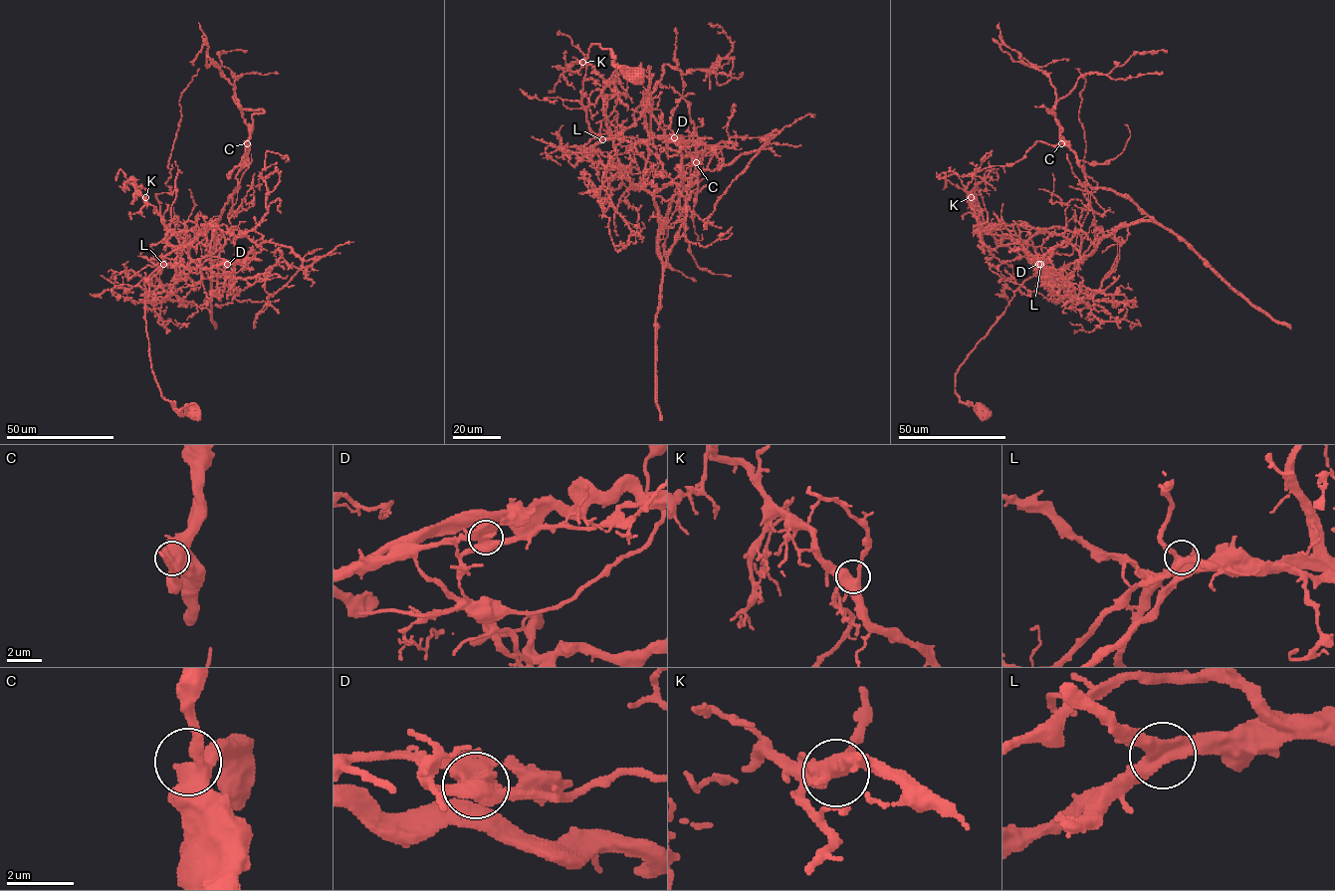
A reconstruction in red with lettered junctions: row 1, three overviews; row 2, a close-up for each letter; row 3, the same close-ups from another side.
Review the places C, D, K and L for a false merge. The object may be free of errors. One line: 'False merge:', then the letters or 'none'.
False merge: D

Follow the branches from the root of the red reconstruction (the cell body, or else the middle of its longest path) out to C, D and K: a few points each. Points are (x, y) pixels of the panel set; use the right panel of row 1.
C: (984, 413), (957, 395), (959, 366), (1041, 266), (1061, 287), (1095, 249), (1081, 228), (1091, 187), (1061, 143)
D: (984, 413), (960, 400), (955, 389), (956, 373), (1004, 312), (1014, 291), (1039, 265), (1042, 268), (1038, 264)
K: (984, 413), (959, 366), (1025, 281), (1041, 266), (1061, 287), (1080, 254), (1047, 232), (997, 240), (971, 197)

